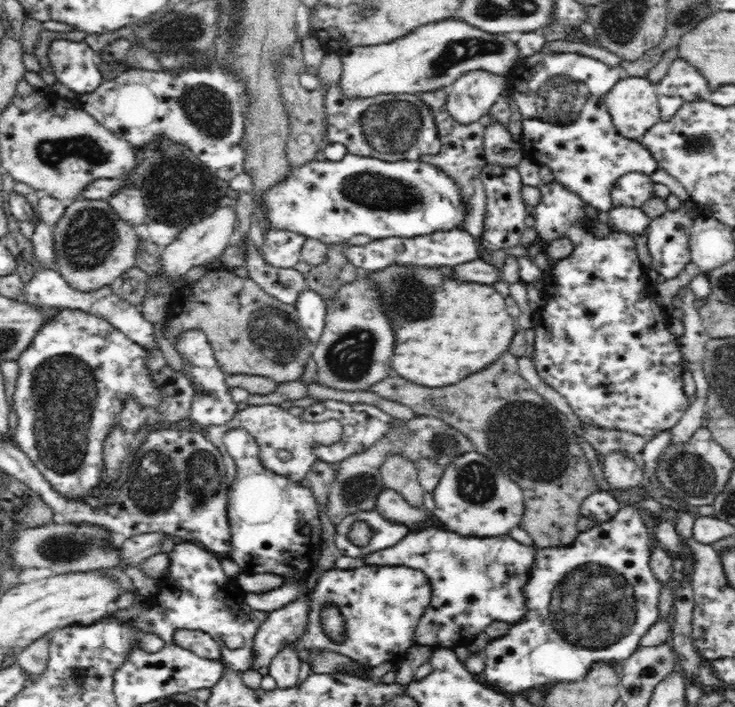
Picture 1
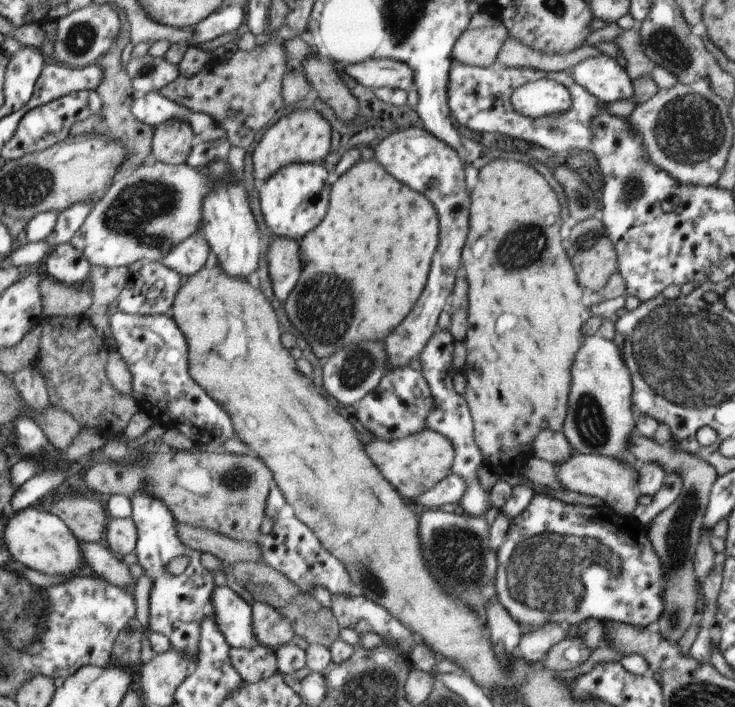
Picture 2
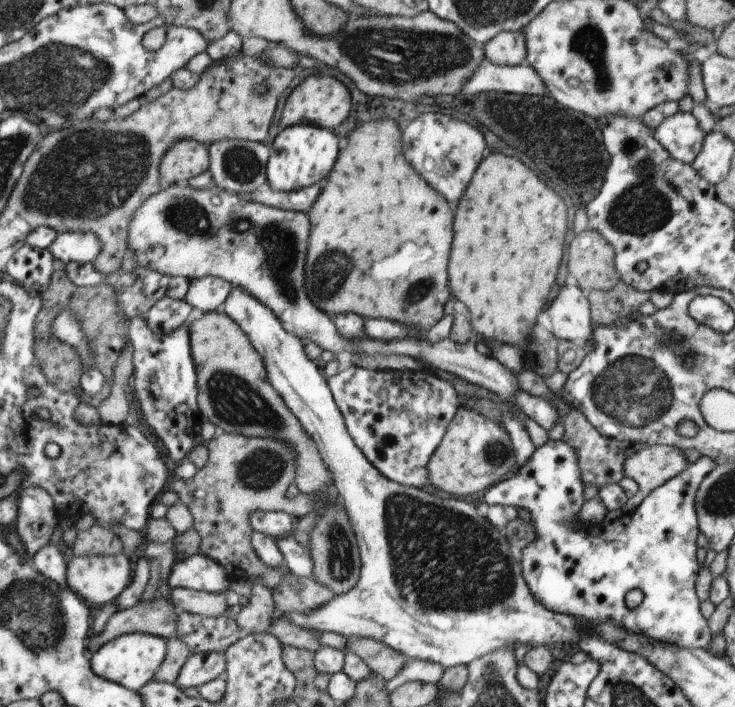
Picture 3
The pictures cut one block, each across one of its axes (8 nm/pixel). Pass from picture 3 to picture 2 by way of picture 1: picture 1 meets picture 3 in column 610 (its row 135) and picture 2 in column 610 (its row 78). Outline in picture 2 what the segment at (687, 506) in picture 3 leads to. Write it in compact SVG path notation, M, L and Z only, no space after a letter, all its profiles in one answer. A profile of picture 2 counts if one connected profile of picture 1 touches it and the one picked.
M536 493L524 512L511 520L506 540L498 550L496 597L523 633L550 622L572 626L588 618L642 627L656 623L666 610L663 600L666 570L659 554L654 552L648 530L649 525L642 525L632 516L618 515L608 504L576 506Z

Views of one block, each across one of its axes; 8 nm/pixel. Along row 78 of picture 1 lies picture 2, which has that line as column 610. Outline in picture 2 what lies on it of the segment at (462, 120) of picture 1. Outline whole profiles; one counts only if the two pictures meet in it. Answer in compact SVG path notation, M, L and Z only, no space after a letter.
M573 453L568 460L556 466L555 473L564 490L574 491L587 496L598 497L608 504L618 515L630 517L638 507L642 496L638 486L640 463L631 459L622 462L616 458L592 453Z

